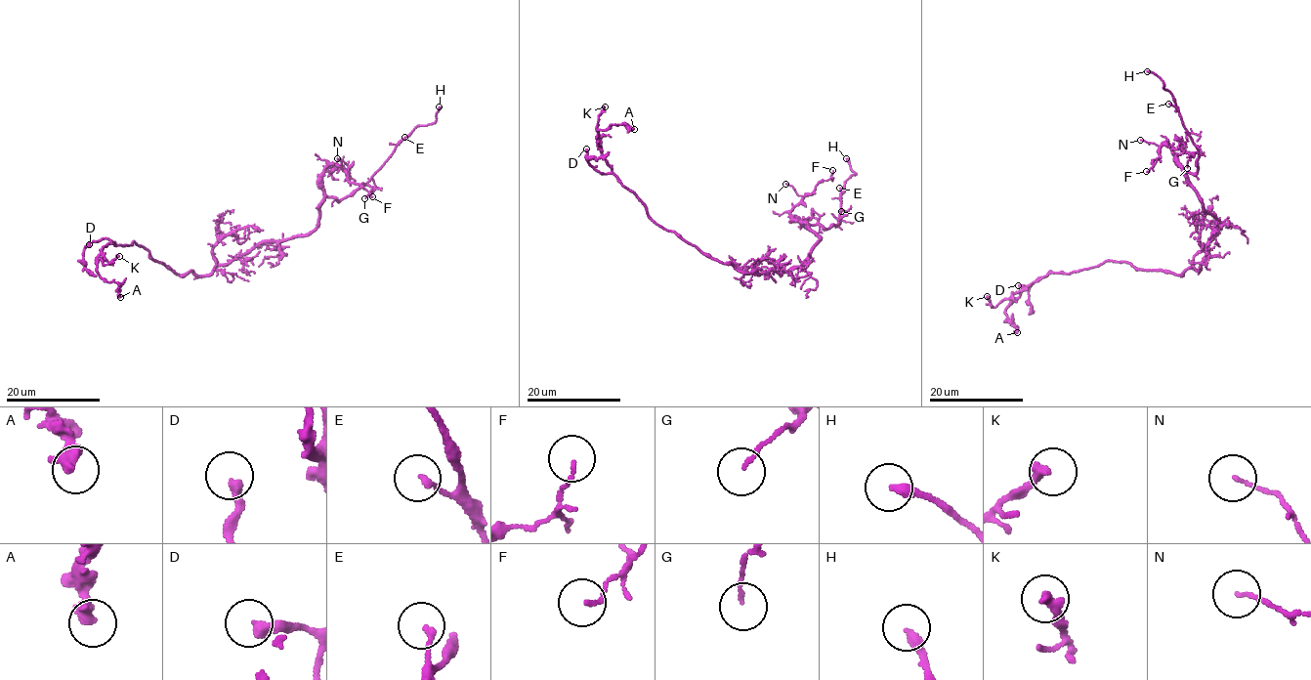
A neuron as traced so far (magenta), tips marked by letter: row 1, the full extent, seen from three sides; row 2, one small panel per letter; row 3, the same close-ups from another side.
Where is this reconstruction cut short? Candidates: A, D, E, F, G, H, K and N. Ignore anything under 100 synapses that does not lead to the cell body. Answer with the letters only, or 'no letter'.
H

